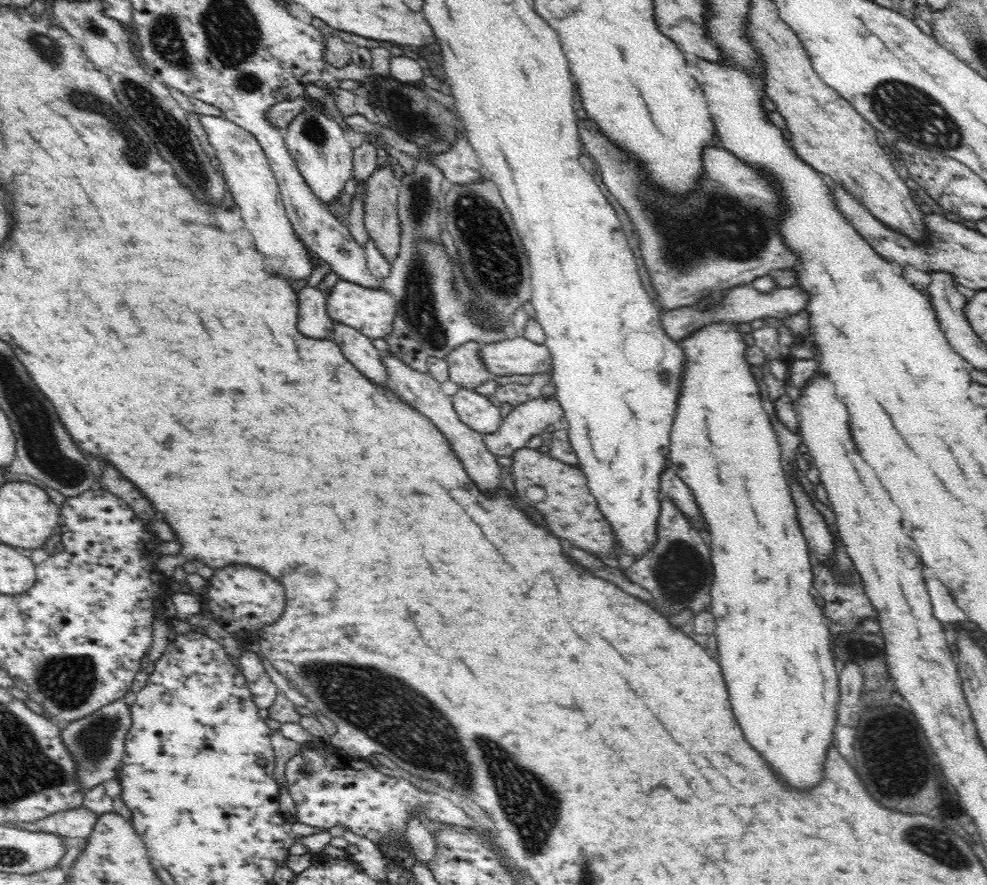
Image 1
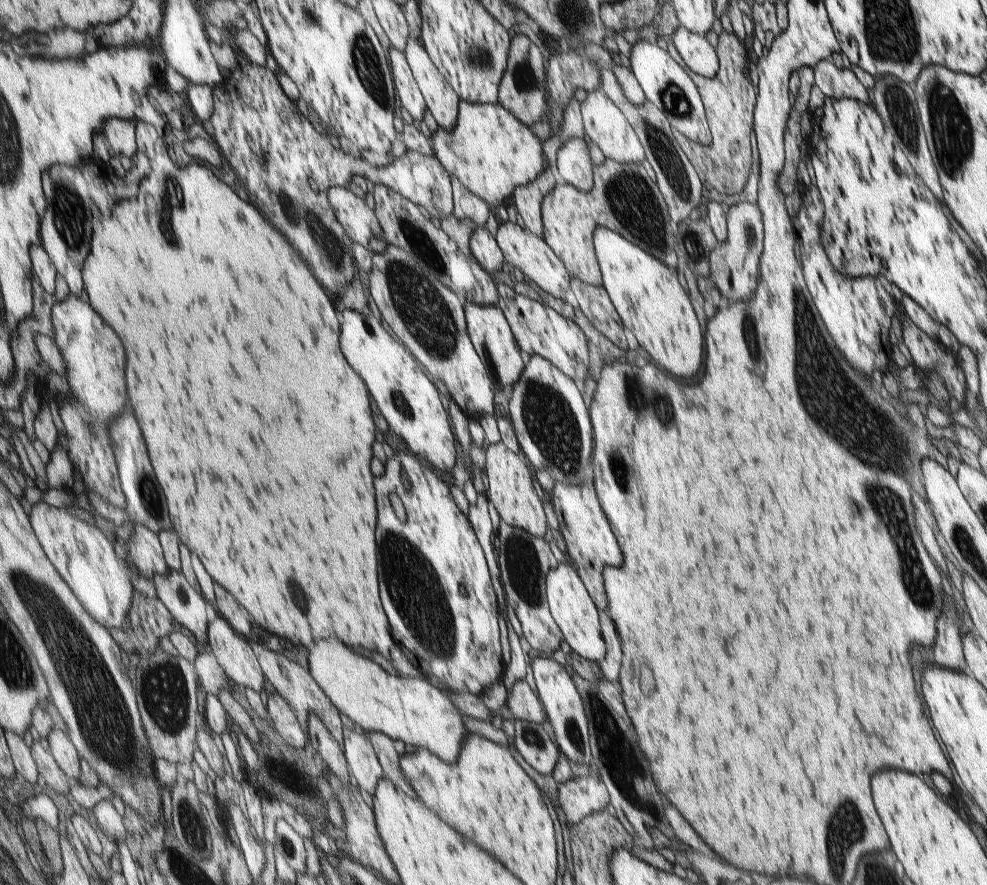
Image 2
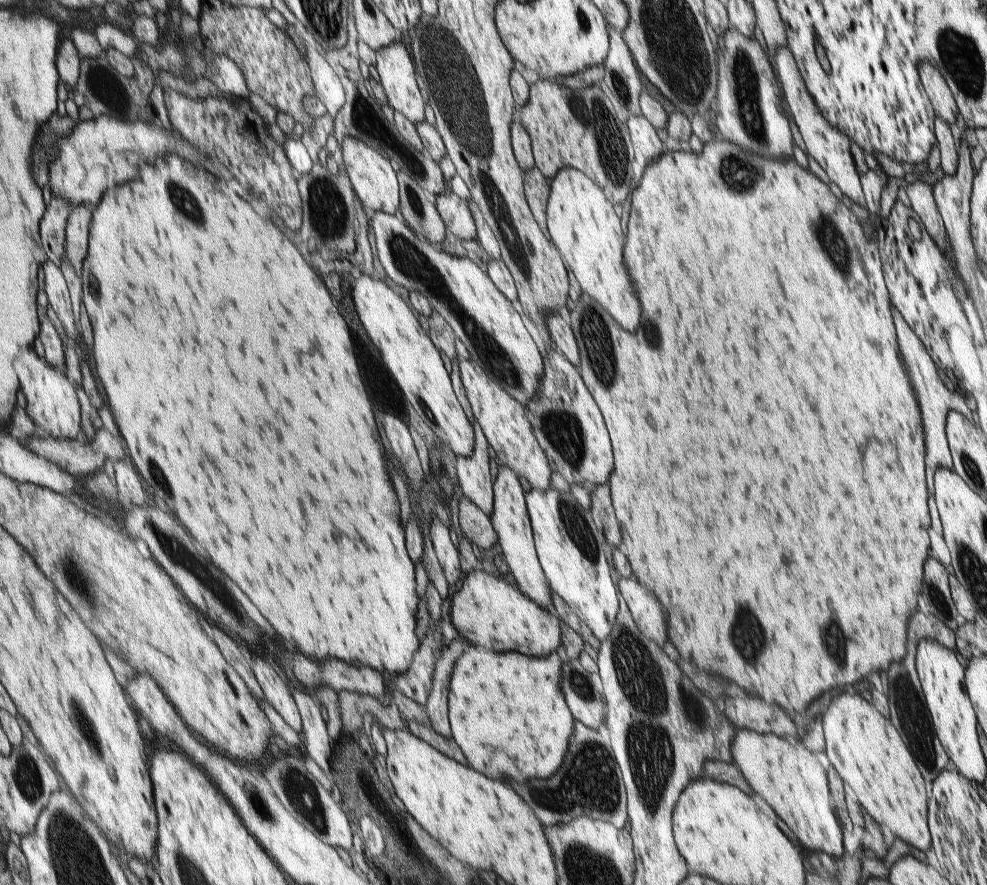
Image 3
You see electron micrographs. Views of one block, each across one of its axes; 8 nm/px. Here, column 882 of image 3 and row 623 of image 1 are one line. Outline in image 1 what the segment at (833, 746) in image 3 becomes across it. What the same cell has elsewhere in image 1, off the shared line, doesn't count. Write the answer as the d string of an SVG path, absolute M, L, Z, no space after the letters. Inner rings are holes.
M712 326L704 332L696 334L694 338L682 342L682 349L686 355L684 370L682 370L682 388L678 392L678 404L672 426L671 446L669 447L668 461L673 465L676 476L692 490L694 499L702 511L706 530L703 536L711 549L712 556L712 582L710 582L710 596L712 596L712 614L716 618L716 638L718 638L718 652L720 652L721 678L725 682L725 691L729 695L729 706L738 718L740 728L744 730L748 742L768 760L768 764L776 770L776 774L798 790L808 790L822 782L824 778L824 760L830 746L834 746L834 724L838 721L838 702L840 702L840 685L838 685L838 671L834 665L834 650L831 642L828 618L824 615L822 607L814 601L810 594L812 588L812 556L804 533L800 530L800 523L796 512L796 505L791 495L790 483L787 482L785 470L787 464L781 456L780 444L770 420L770 416L762 406L760 388L750 373L750 365L746 361L747 345L742 339L742 332L732 326Z

